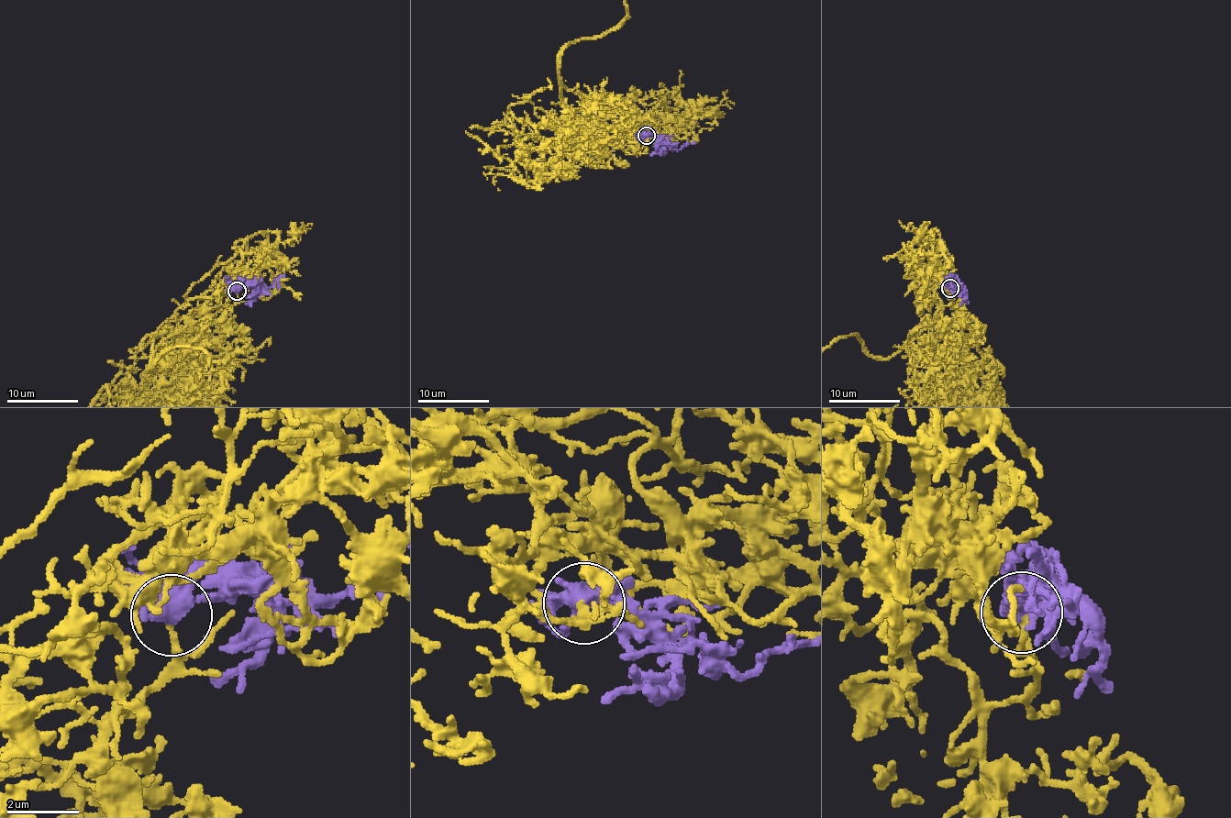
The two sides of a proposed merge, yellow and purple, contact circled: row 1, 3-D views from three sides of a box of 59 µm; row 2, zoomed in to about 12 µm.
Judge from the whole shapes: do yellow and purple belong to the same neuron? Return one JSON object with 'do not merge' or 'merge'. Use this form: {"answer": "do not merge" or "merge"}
{"answer": "merge"}

